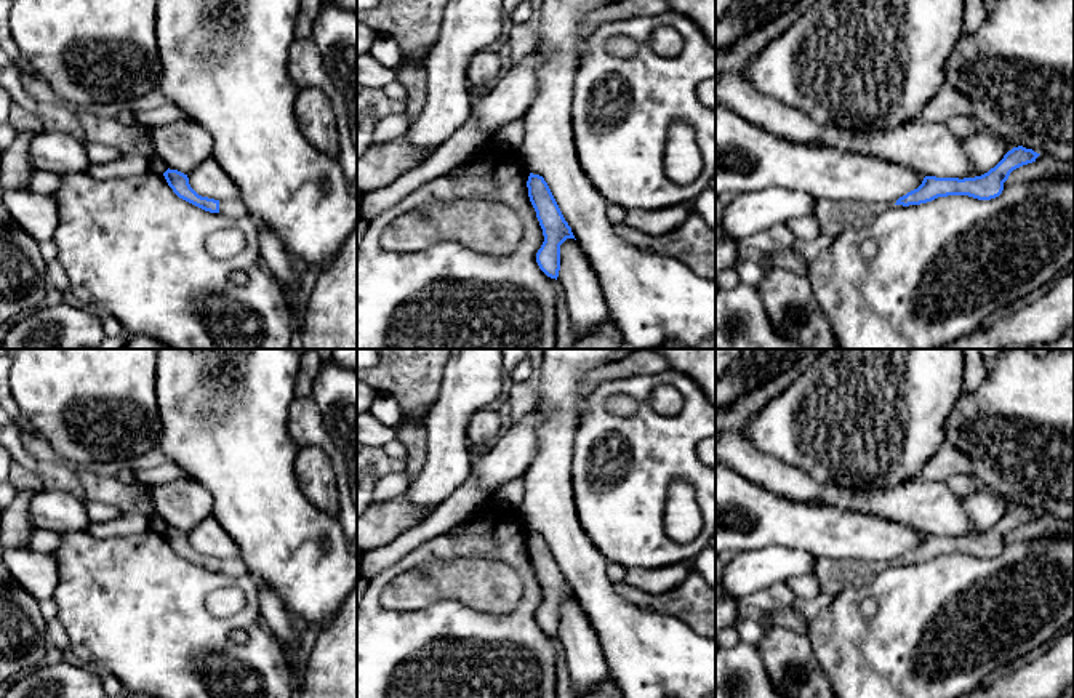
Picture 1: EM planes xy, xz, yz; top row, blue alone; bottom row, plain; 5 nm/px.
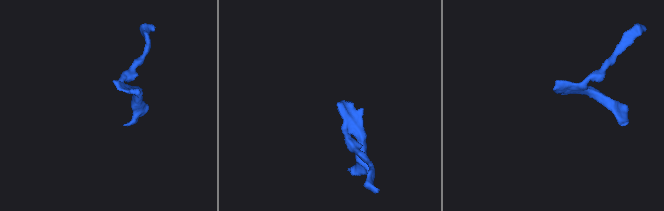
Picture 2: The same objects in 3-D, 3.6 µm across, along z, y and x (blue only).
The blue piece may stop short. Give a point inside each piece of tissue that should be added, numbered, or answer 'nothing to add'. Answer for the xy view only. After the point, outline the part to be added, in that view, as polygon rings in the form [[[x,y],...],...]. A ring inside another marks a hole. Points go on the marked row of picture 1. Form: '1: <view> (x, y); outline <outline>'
1: xy (236, 208); outline [[[240,197],[234,200],[219,200],[219,213],[232,218],[242,218],[246,215],[246,207]]]

